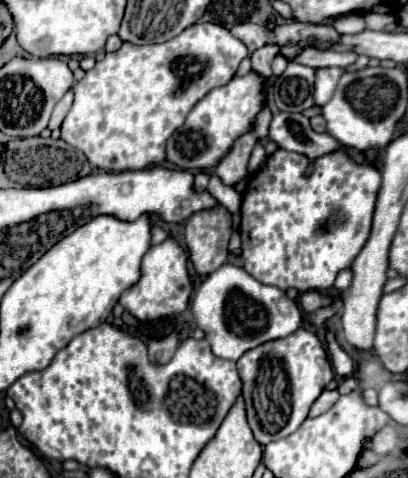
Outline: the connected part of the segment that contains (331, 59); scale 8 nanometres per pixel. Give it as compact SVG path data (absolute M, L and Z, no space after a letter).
M303 49L293 61L303 63L307 67L319 69L319 67L349 67L357 59L355 53L339 53L339 51L319 51L319 49Z

